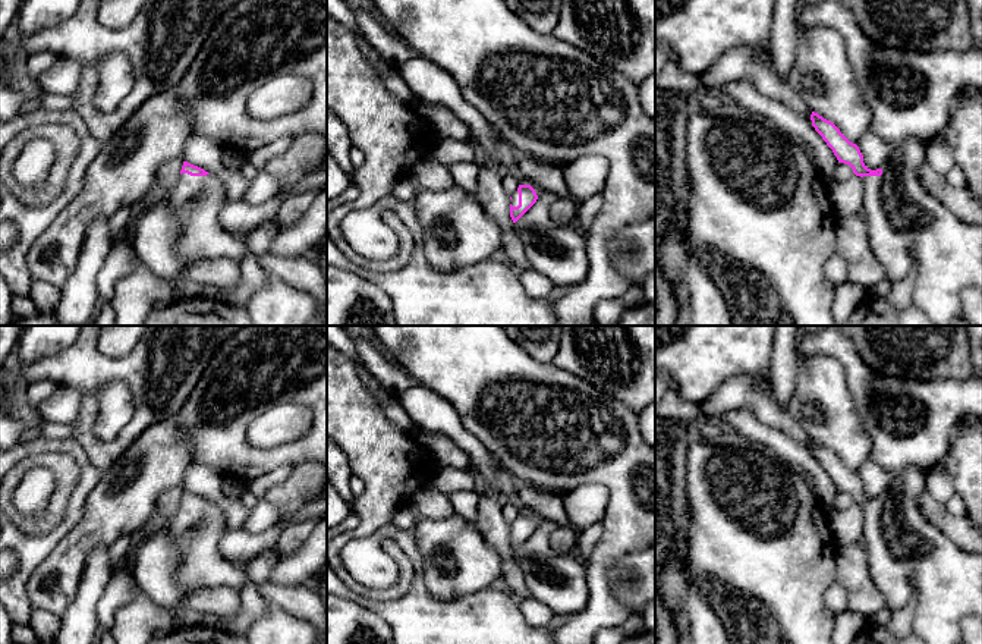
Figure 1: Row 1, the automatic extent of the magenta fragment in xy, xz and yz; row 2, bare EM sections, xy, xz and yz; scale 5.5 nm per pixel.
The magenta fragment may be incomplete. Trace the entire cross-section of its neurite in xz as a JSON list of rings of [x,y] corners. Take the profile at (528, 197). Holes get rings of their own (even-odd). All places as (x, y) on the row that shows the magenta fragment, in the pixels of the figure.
[[[519,185],[512,195],[510,217],[516,223],[538,200],[535,189],[531,185]]]

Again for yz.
[[[818,113],[811,114],[812,126],[833,150],[838,163],[849,164],[863,179],[862,211],[871,254],[882,266],[888,282],[915,277],[912,304],[934,326],[950,326],[966,318],[960,293],[964,288],[982,290],[982,226],[961,222],[937,197],[920,183],[919,169],[926,163],[928,141],[906,138],[894,145],[887,164],[871,170],[863,163],[859,147],[850,142],[840,129]]]

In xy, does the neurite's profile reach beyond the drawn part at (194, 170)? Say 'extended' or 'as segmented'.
extended

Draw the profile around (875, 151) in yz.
[[[866,132],[856,145],[863,155],[865,166],[876,170],[887,164],[896,144],[887,142],[872,132]]]

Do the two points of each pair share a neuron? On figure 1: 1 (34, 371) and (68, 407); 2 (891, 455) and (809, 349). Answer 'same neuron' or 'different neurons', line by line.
1: different neurons
2: same neuron

